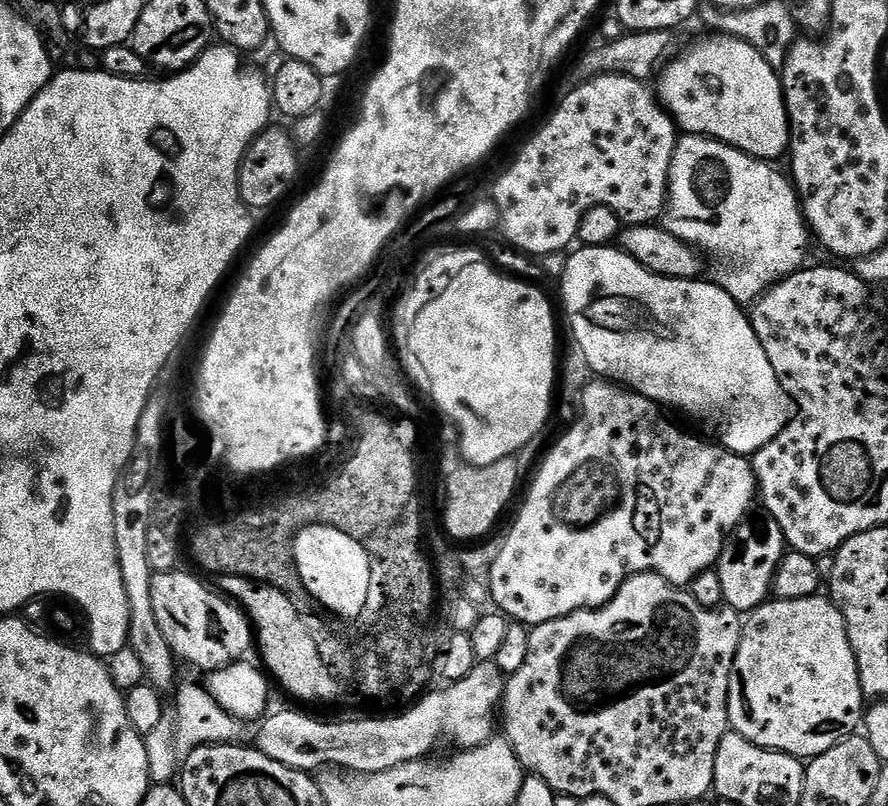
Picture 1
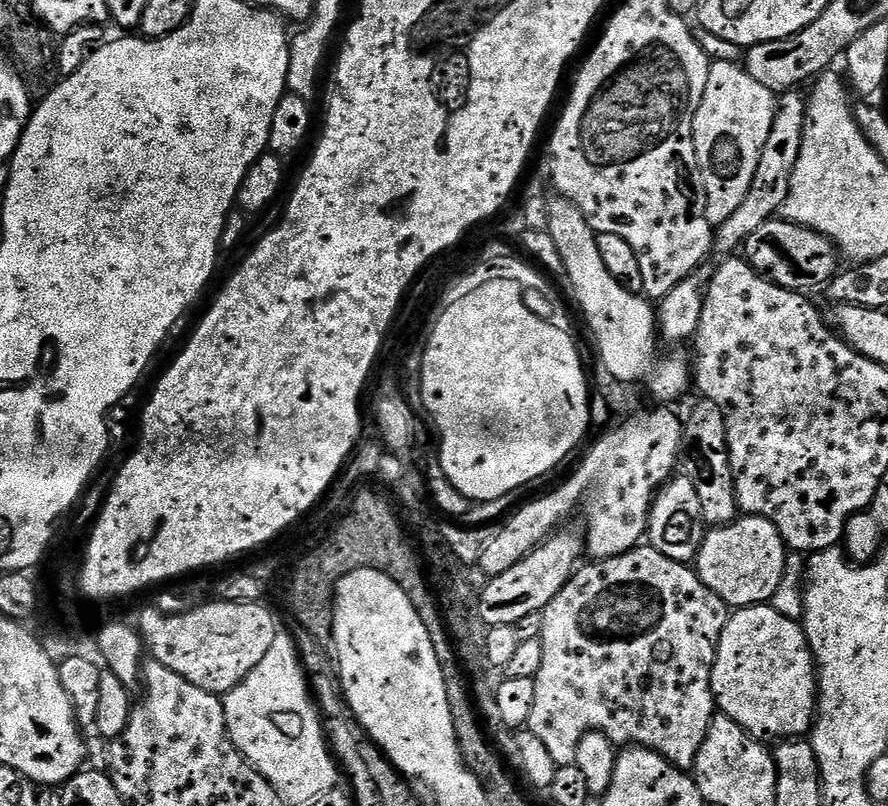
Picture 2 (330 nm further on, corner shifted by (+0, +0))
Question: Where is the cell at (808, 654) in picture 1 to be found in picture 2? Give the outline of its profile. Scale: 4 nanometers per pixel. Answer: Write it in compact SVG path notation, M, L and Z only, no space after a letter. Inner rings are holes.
M771 603L735 609L729 615L718 642L712 671L712 693L716 696L717 709L738 722L738 726L745 728L755 740L776 742L807 737L816 719L818 669L803 623L780 614Z

